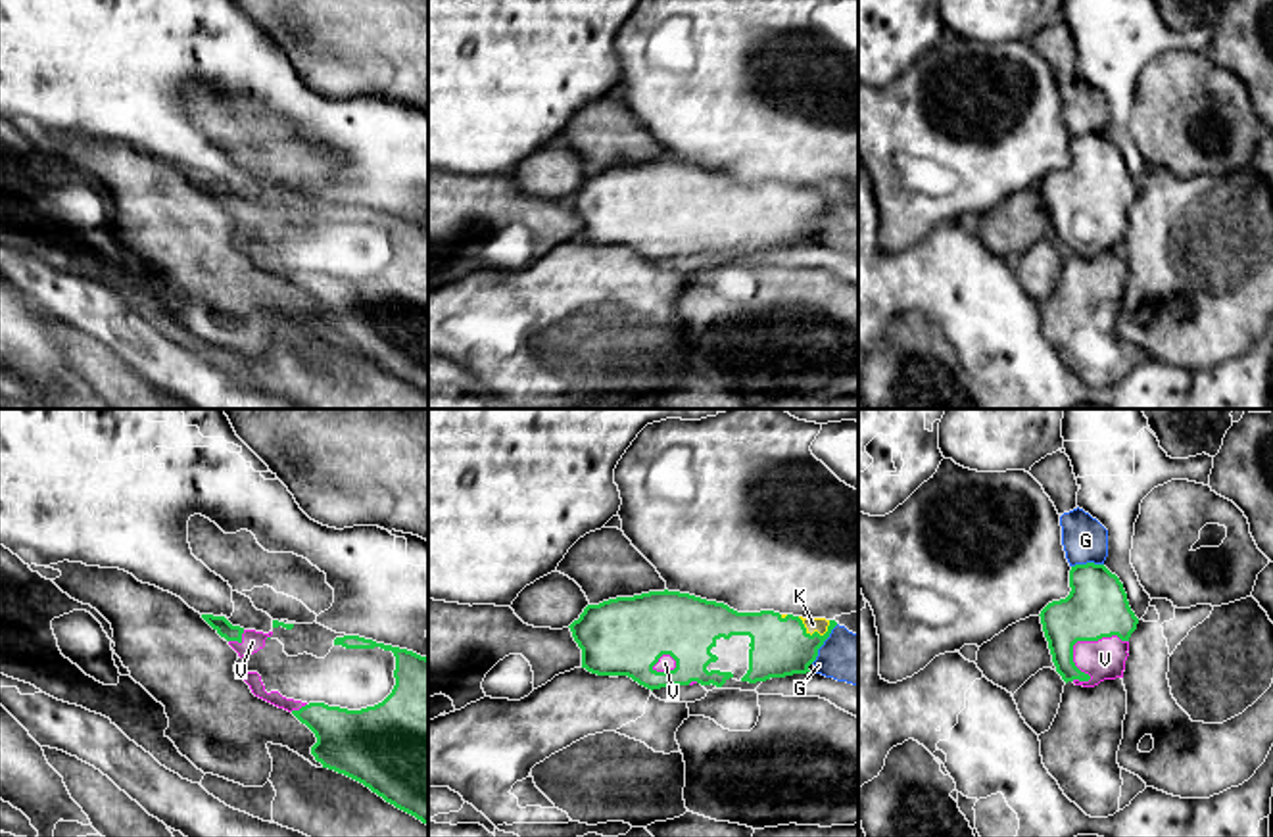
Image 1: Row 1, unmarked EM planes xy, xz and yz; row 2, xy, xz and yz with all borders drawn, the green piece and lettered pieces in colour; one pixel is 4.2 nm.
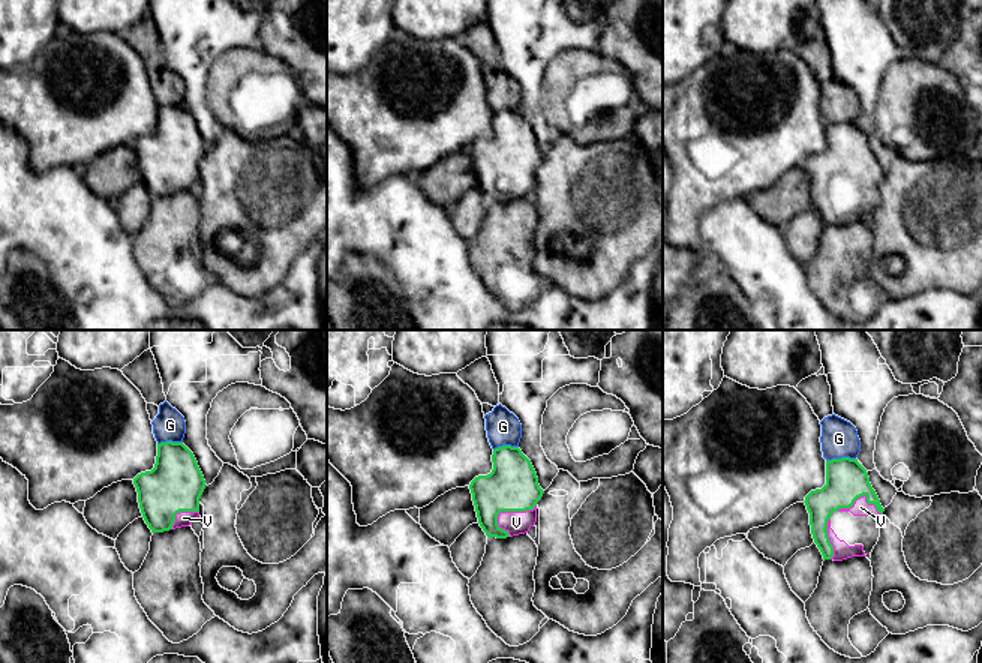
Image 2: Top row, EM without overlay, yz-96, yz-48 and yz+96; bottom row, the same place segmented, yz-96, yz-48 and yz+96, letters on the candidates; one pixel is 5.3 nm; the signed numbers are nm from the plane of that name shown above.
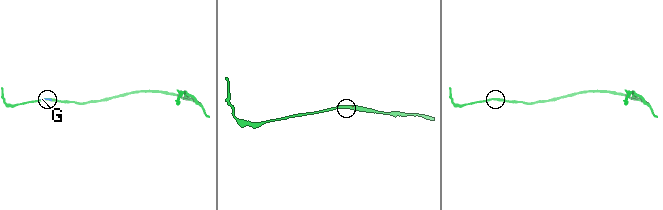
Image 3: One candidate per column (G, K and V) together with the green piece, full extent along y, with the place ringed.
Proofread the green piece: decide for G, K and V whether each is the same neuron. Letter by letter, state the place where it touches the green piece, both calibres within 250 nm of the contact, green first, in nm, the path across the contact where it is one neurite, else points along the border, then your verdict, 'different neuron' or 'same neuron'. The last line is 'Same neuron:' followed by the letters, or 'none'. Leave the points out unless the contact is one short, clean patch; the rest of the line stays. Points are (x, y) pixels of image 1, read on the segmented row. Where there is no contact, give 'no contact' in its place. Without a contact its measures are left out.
G: contact xz (822, 644); calibres 240 and 200 nm; different neuron
K: contact xz (813, 634); calibres 240 and 60 nm; way xz (780, 647), (813, 634), (813, 624); same neuron
V: contact yz (1074, 644); calibres 260 and 170 nm; same neuron
Same neuron: K, V

